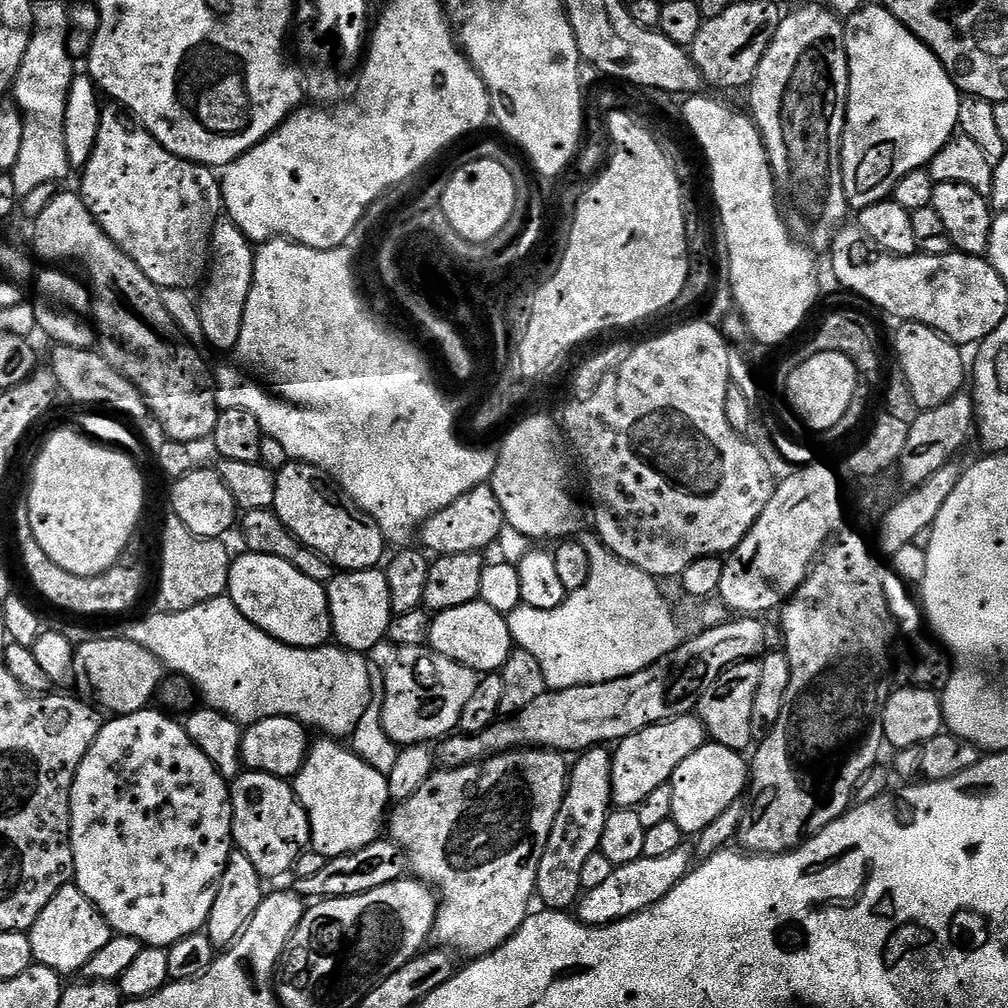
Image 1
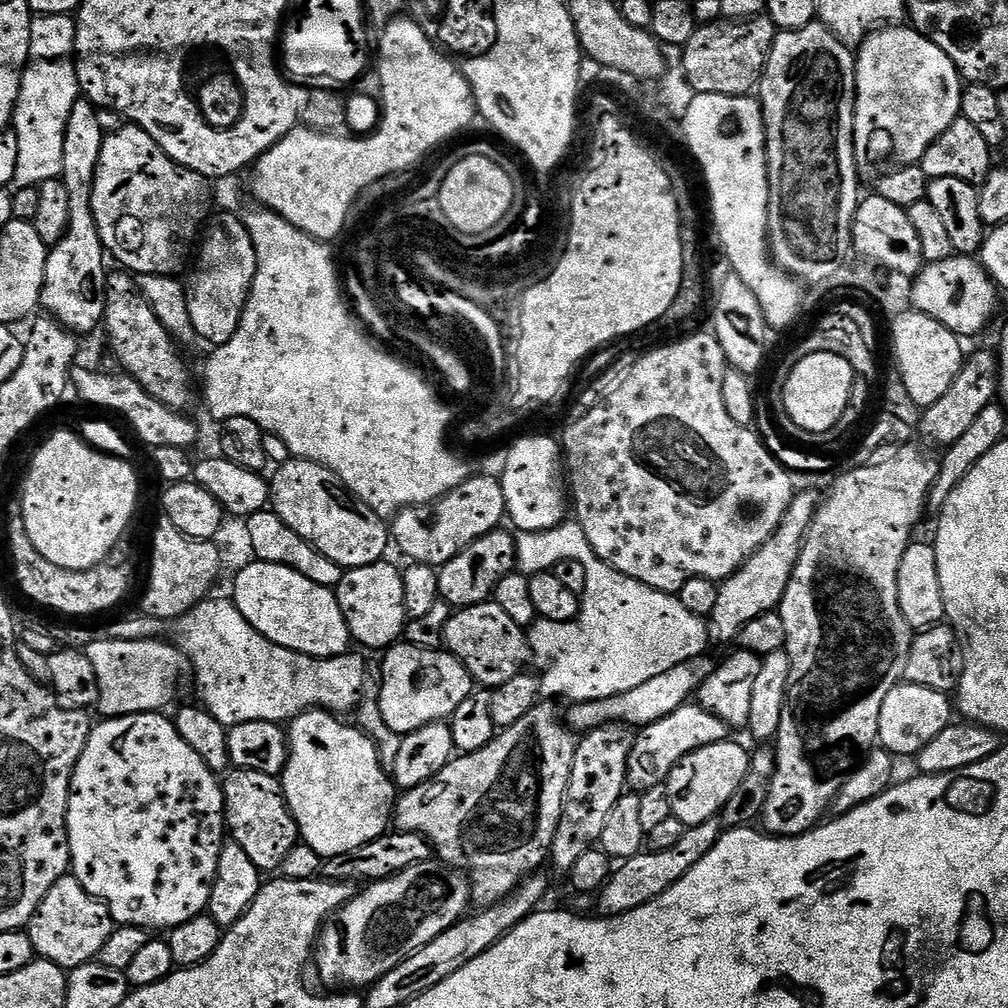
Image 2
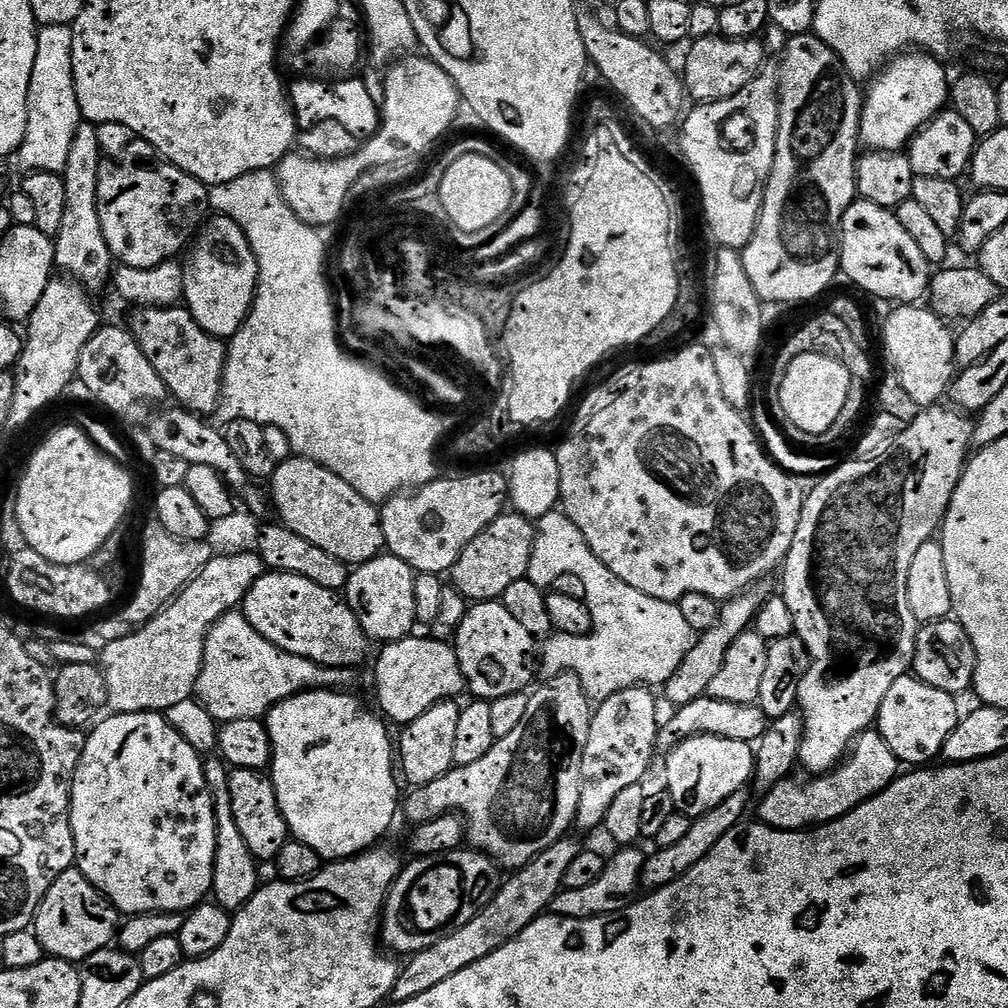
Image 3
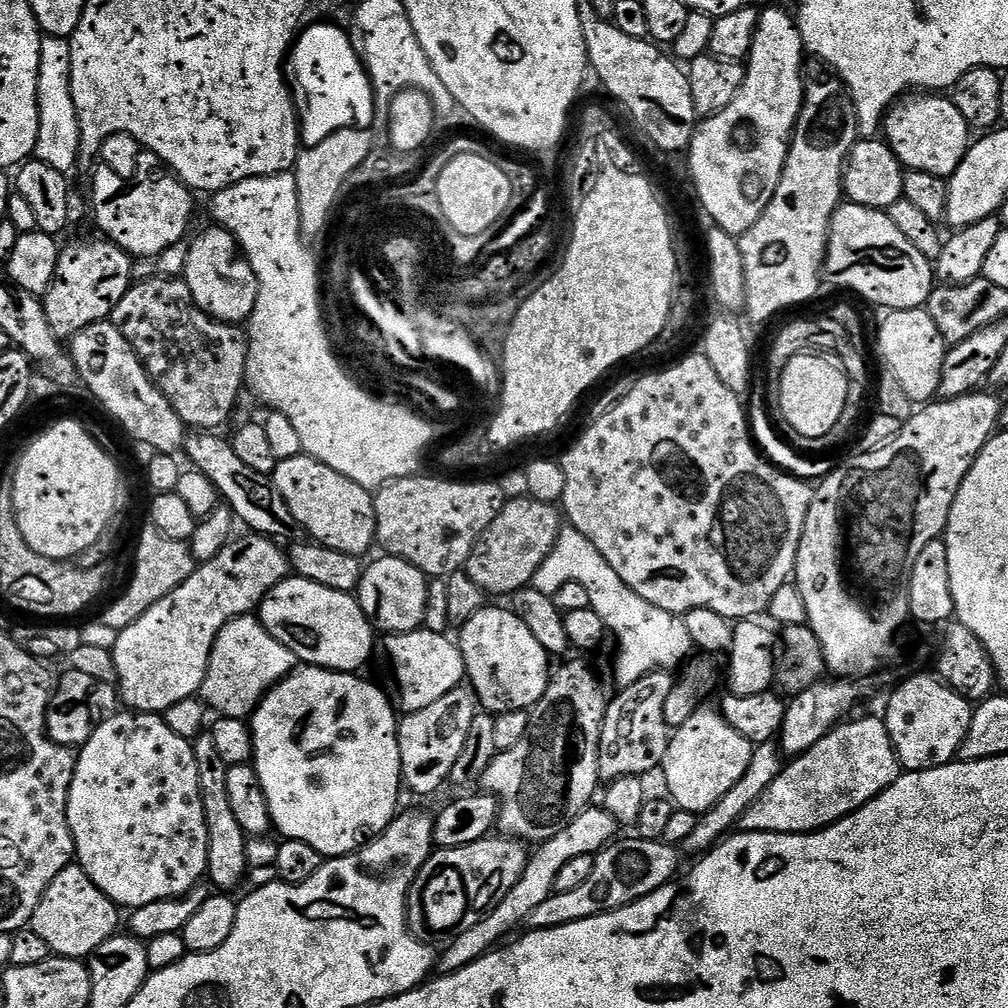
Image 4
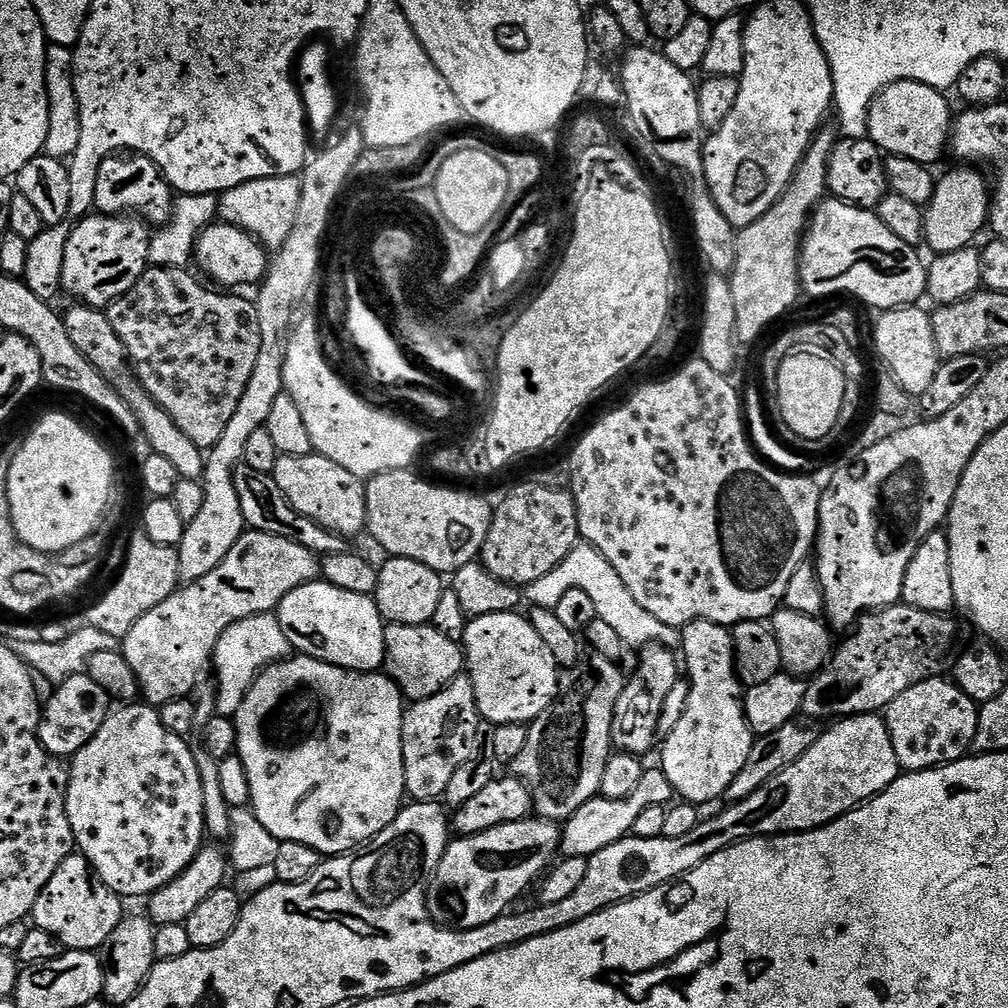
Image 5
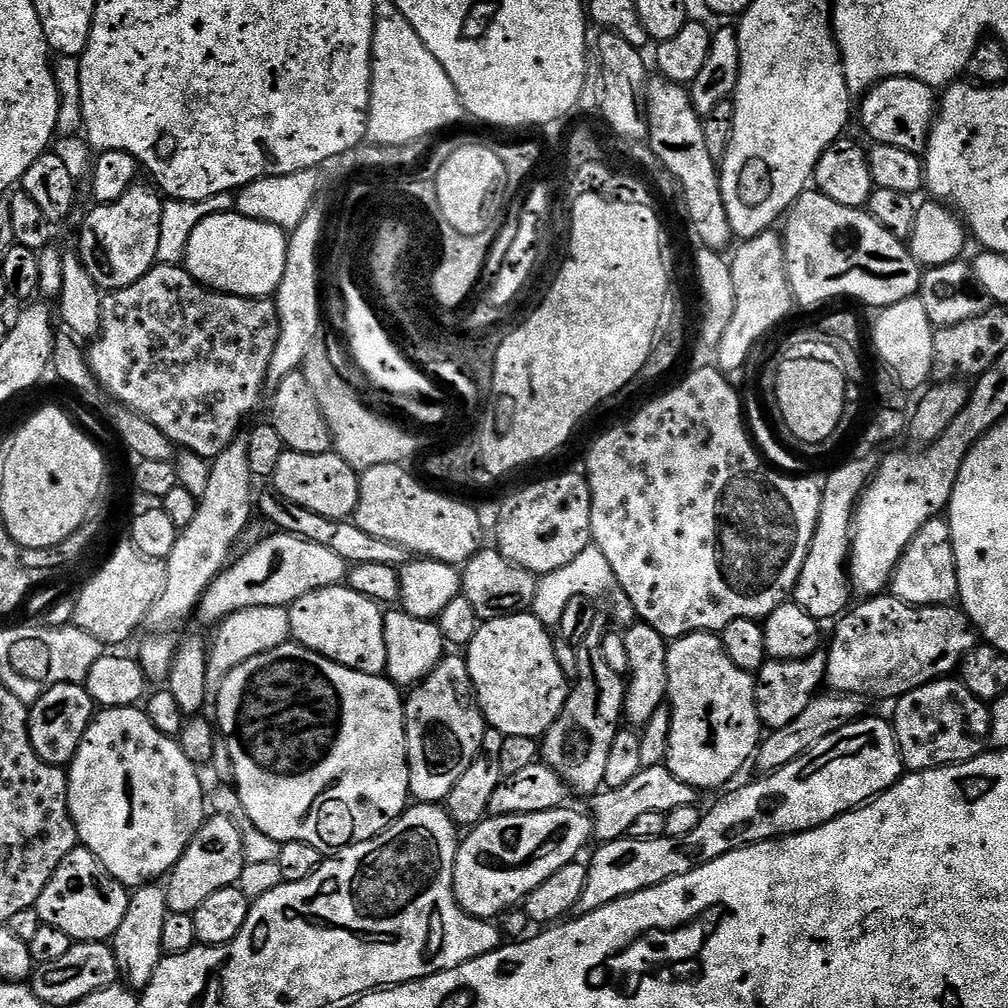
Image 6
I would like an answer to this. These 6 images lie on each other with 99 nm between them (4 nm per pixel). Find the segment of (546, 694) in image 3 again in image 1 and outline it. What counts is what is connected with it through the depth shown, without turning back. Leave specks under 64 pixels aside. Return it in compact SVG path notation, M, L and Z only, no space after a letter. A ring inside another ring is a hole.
M546 748L535 750L513 750L501 752L499 756L489 756L474 764L461 768L444 768L433 771L432 777L418 789L410 798L399 801L391 809L390 819L386 824L386 832L393 844L404 853L407 867L411 875L421 884L438 890L438 907L436 910L436 925L432 927L431 939L437 940L441 949L455 954L457 957L479 958L497 952L516 931L524 925L530 915L530 909L536 896L536 879L538 878L538 862L542 862L542 850L546 850L546 842L550 838L550 830L554 830L554 818L558 818L558 810L562 806L564 792L568 789L570 764L561 753Z

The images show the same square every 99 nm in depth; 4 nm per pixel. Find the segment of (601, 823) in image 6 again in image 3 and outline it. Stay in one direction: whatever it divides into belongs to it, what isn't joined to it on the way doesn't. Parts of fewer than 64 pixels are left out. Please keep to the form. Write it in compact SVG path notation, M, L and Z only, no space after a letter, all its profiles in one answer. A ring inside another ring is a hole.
M565 838L554 842L554 846L542 850L542 854L535 856L524 868L515 869L509 875L512 877L509 880L507 877L501 883L496 897L474 919L466 922L466 926L454 930L454 934L442 938L434 946L415 953L409 959L412 961L401 967L398 982L394 982L391 999L399 1005L410 998L418 998L418 994L426 994L426 990L434 990L438 982L446 982L446 978L454 978L458 970L466 970L466 966L494 954L494 950L506 946L506 942L522 934L526 926L530 926L551 909L552 899L564 887L566 870L570 862L578 858L581 850L581 845L576 845L572 838Z

